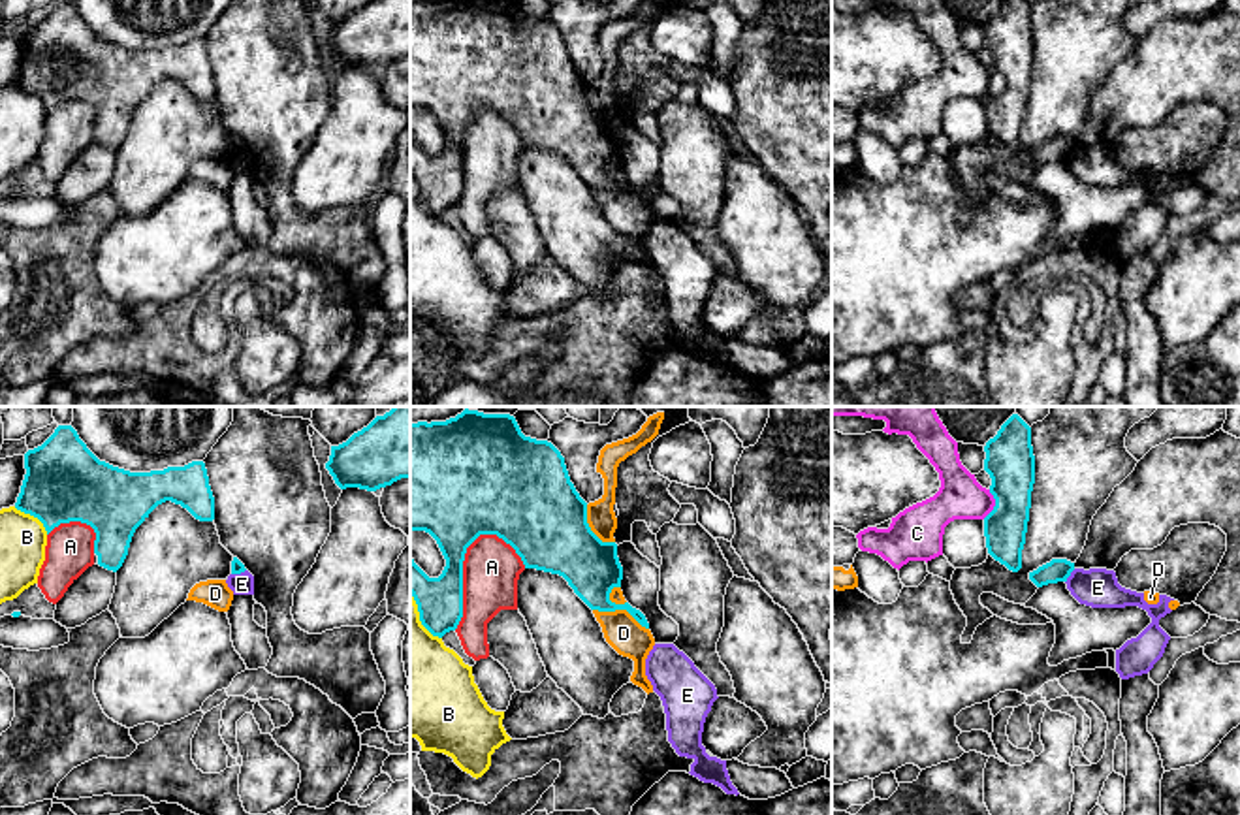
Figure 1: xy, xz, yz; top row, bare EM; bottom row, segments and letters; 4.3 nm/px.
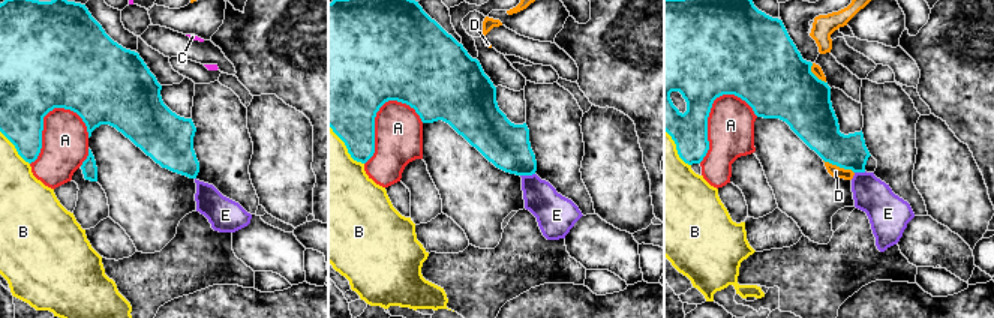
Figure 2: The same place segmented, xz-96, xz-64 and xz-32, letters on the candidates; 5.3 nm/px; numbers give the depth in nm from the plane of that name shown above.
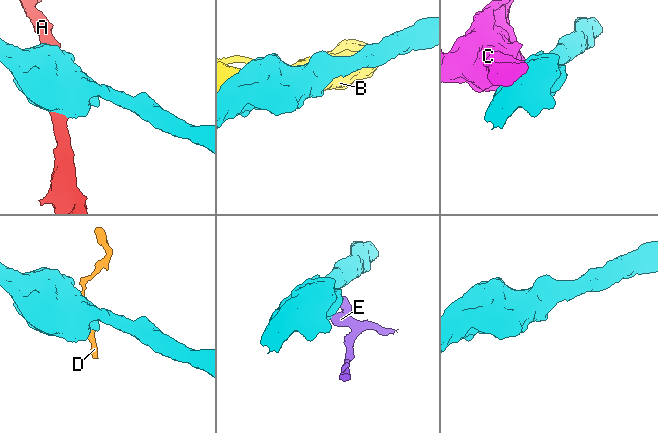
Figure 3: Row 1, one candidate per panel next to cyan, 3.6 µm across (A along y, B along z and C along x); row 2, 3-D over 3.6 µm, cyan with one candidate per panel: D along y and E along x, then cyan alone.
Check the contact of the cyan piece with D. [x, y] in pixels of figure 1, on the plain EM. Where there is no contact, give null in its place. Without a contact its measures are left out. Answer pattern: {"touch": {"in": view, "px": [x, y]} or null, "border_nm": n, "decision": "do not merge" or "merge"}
{"touch": {"in": "xz", "px": [621, 187]}, "border_nm": 260, "decision": "do not merge"}

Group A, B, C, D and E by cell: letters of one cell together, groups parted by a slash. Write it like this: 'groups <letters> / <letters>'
groups A / B / C / D / E

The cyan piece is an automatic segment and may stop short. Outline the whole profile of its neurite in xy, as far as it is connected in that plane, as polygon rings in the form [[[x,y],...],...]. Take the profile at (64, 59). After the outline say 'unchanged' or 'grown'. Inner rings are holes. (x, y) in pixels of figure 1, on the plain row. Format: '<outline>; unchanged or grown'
[[[58,4],[41,24],[28,28],[24,47],[15,87],[38,96],[47,113],[60,102],[81,100],[90,104],[96,111],[98,143],[113,151],[122,145],[135,107],[158,83],[171,79],[199,100],[215,98],[215,75],[203,40],[164,49],[130,51],[100,40],[72,4]]]; unchanged

